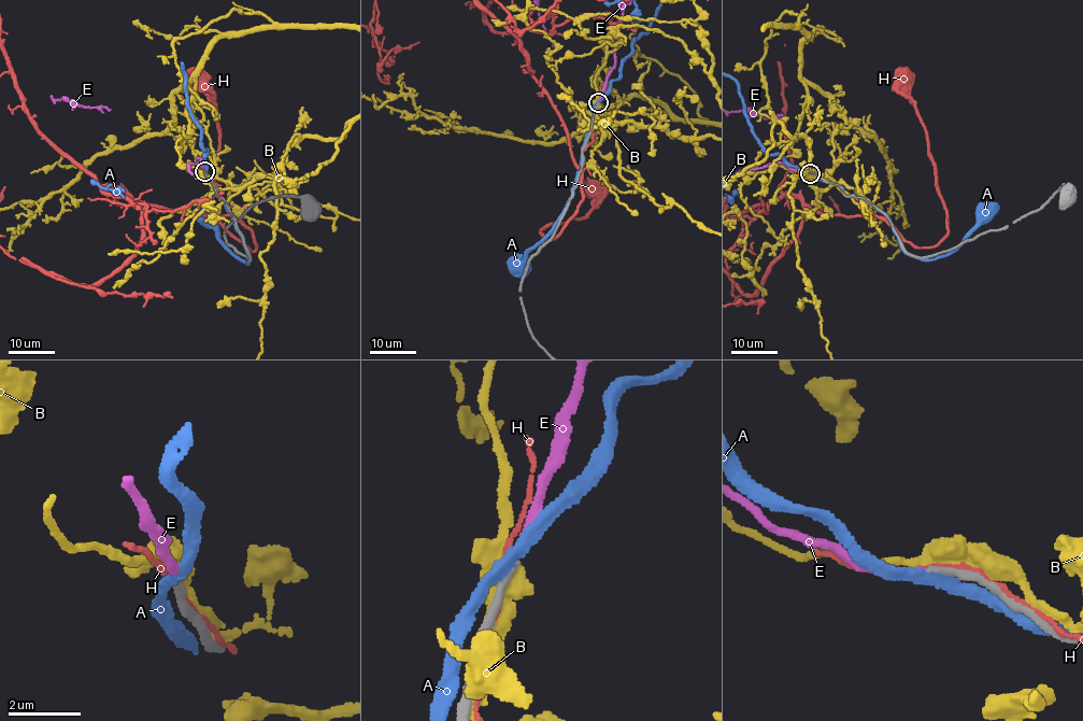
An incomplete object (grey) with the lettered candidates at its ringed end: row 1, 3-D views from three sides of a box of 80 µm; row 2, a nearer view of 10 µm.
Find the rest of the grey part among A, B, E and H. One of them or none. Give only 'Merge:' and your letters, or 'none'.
Merge: E

